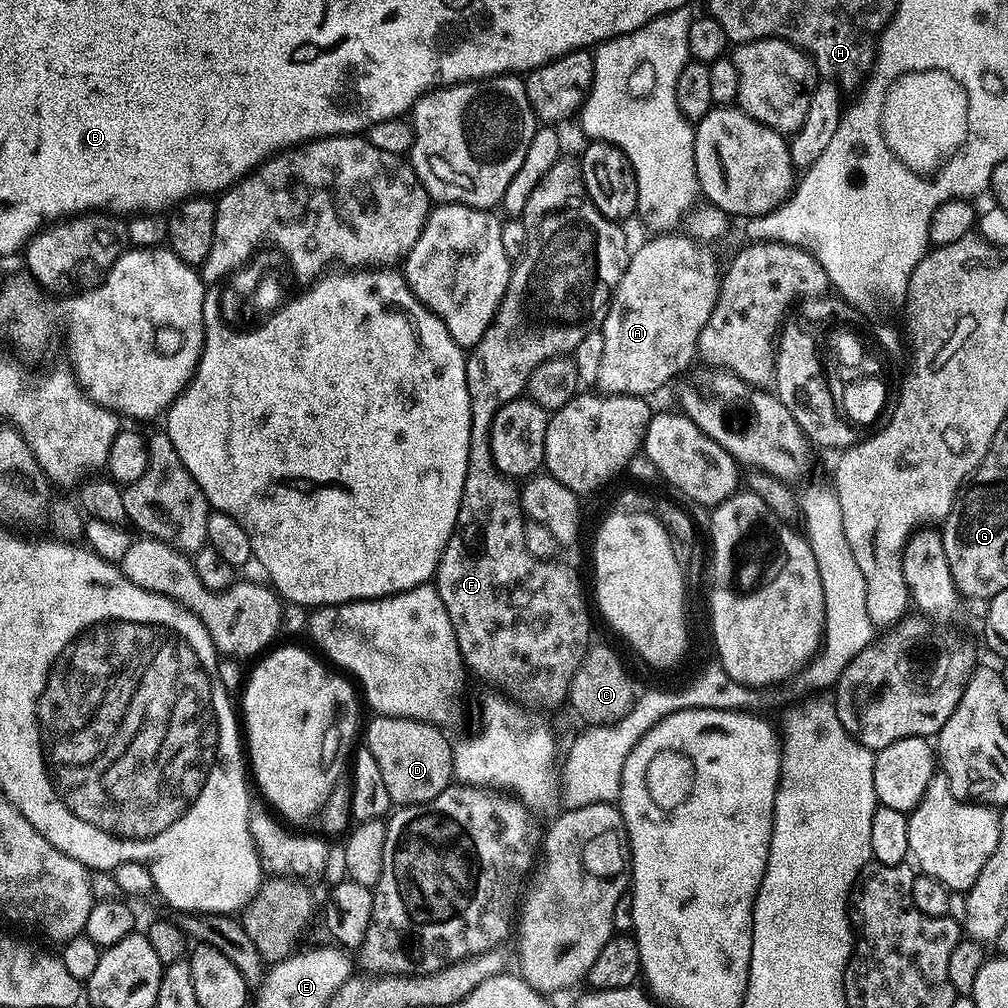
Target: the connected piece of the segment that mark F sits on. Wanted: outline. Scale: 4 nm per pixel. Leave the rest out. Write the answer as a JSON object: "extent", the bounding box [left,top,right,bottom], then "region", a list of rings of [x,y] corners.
{"extent":[434,158,630,708],"region":[[[561,158],[558,163],[554,166],[550,166],[550,170],[546,170],[546,174],[540,179],[538,182],[538,186],[534,186],[534,194],[530,194],[530,202],[526,202],[526,206],[524,207],[522,213],[522,219],[524,225],[526,226],[526,246],[524,247],[524,255],[519,257],[518,263],[513,267],[512,270],[512,277],[510,278],[510,282],[508,283],[508,289],[506,290],[506,294],[502,298],[502,302],[498,306],[498,310],[494,314],[494,318],[490,322],[490,326],[486,330],[486,334],[482,334],[482,338],[478,343],[476,343],[473,348],[467,353],[465,362],[464,362],[464,369],[466,370],[466,386],[468,387],[468,393],[470,394],[470,450],[468,451],[468,461],[466,462],[466,482],[462,486],[462,502],[458,506],[458,518],[456,519],[456,525],[454,526],[454,530],[450,534],[450,542],[447,546],[444,547],[444,553],[440,556],[440,565],[436,567],[436,575],[434,577],[434,587],[438,595],[441,596],[441,600],[444,606],[446,606],[446,613],[449,615],[450,622],[453,624],[454,634],[457,638],[458,650],[461,652],[461,658],[464,660],[465,669],[469,673],[472,672],[476,676],[481,676],[484,680],[505,680],[508,684],[516,684],[516,688],[518,691],[521,692],[524,696],[529,696],[532,700],[541,700],[542,703],[545,704],[546,707],[552,708],[555,704],[564,704],[568,698],[568,691],[570,690],[570,682],[574,678],[574,674],[578,670],[578,666],[582,662],[582,658],[584,655],[587,654],[589,647],[590,647],[590,639],[588,640],[588,635],[592,632],[592,620],[588,617],[588,604],[590,608],[590,600],[584,597],[584,584],[580,581],[580,576],[578,573],[575,572],[574,569],[571,568],[568,564],[556,564],[557,562],[553,562],[552,560],[536,560],[534,558],[534,554],[530,554],[530,550],[526,550],[526,534],[524,533],[524,525],[526,523],[526,517],[524,515],[524,509],[520,507],[520,492],[518,488],[515,488],[513,481],[509,479],[509,477],[503,476],[498,469],[494,466],[494,458],[492,457],[492,451],[490,450],[490,442],[488,441],[488,435],[490,434],[490,426],[494,422],[494,414],[498,414],[498,410],[502,410],[502,406],[506,406],[506,402],[510,402],[511,400],[518,400],[521,399],[525,395],[526,389],[528,387],[528,379],[530,378],[530,374],[533,370],[539,366],[542,362],[546,362],[550,358],[554,358],[555,356],[567,356],[573,352],[575,352],[576,347],[578,346],[578,342],[582,342],[582,338],[586,338],[586,334],[590,334],[591,332],[597,331],[603,325],[604,319],[606,318],[606,314],[608,313],[608,305],[612,303],[612,293],[615,292],[616,287],[620,285],[620,279],[622,278],[622,274],[626,270],[626,266],[628,265],[628,261],[630,259],[630,247],[628,248],[628,236],[626,233],[623,232],[621,225],[614,220],[608,220],[605,216],[600,213],[593,206],[592,201],[588,199],[588,195],[586,194],[586,190],[584,189],[584,183],[582,182],[582,178],[580,177],[580,166],[579,163],[575,159],[568,160],[568,158]]]}

